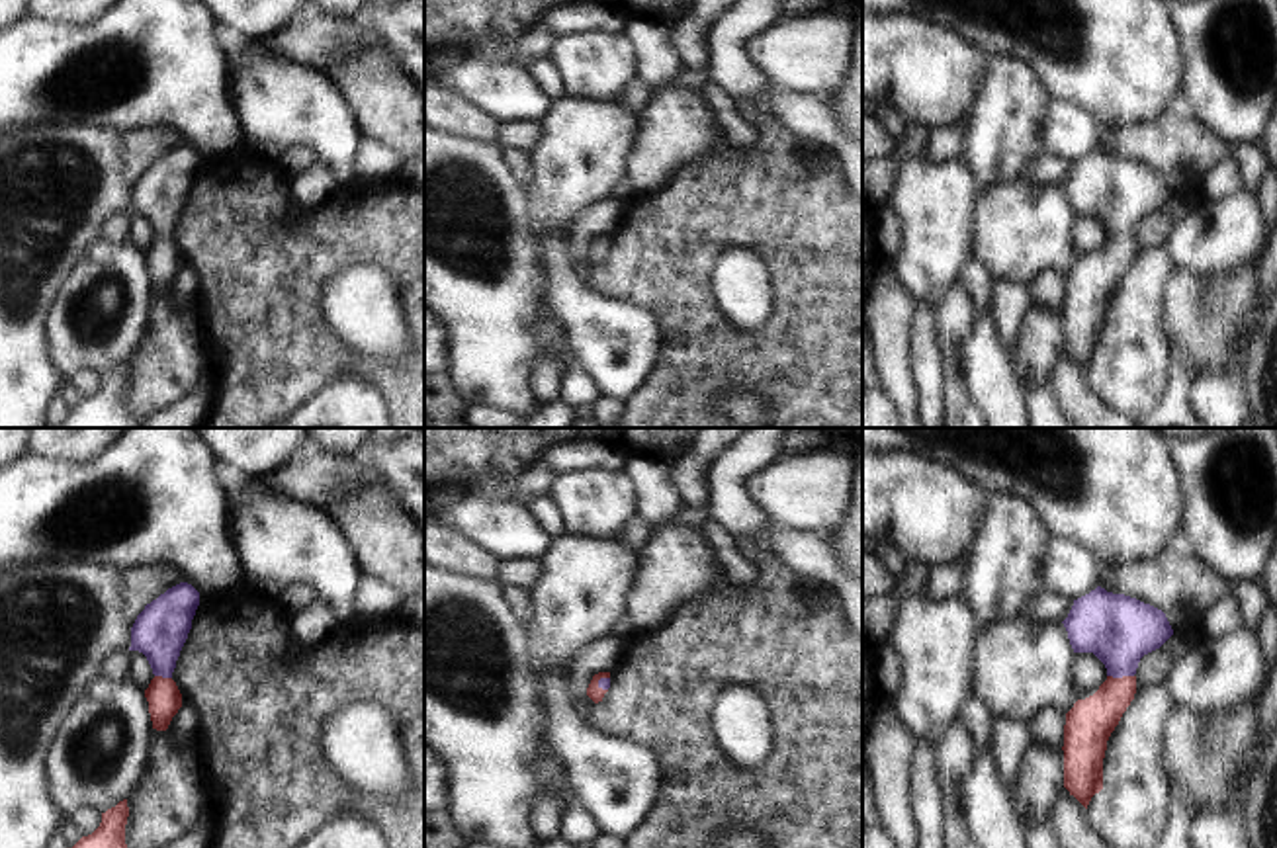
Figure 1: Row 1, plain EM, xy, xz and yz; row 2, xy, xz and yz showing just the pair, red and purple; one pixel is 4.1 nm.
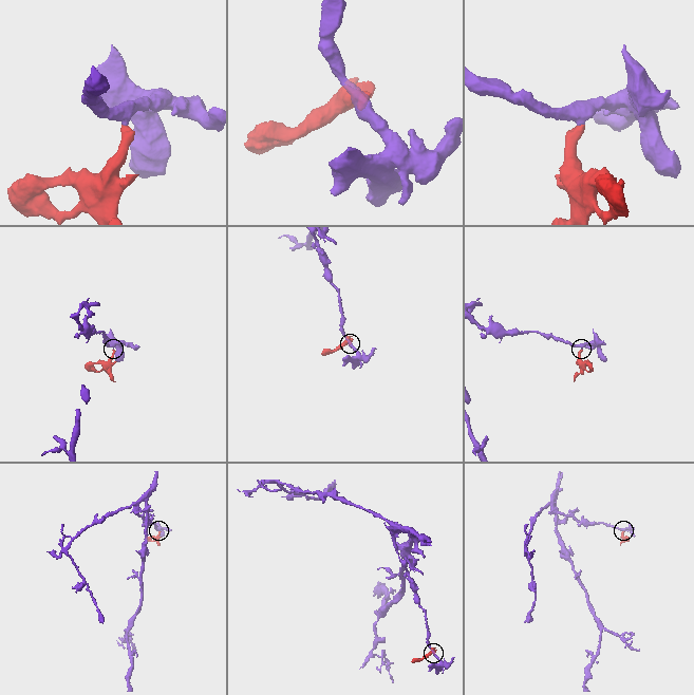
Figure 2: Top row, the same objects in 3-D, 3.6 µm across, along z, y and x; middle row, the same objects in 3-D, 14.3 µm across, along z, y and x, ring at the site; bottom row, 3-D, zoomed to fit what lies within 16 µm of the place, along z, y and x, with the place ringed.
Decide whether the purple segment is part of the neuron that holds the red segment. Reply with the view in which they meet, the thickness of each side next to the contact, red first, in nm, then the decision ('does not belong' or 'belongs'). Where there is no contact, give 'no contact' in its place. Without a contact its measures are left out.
yz | 190/280 nm | belongs

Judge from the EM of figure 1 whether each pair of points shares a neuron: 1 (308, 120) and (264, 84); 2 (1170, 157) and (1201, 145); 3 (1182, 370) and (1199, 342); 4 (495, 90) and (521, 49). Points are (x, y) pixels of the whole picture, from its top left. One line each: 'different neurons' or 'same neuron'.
1: same neuron
2: same neuron
3: different neurons
4: different neurons

